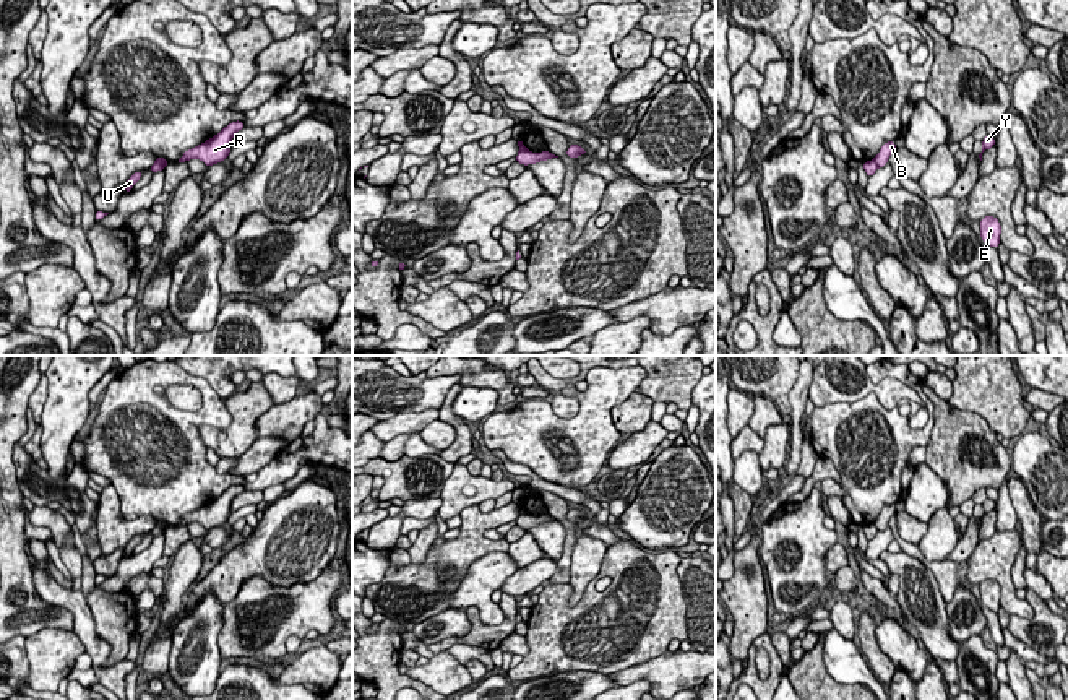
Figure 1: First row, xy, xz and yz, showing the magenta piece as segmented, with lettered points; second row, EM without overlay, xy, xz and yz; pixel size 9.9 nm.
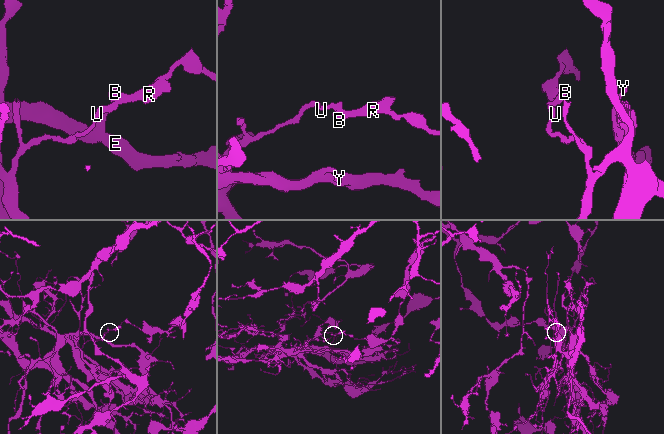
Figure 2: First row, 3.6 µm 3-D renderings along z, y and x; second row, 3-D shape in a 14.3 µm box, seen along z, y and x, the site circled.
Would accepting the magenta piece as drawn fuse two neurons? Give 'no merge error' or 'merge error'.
merge error

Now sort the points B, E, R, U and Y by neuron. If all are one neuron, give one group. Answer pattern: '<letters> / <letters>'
B R / E U Y

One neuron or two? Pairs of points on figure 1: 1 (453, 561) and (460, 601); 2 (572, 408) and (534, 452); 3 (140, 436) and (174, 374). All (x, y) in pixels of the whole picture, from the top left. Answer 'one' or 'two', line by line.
1: two
2: two
3: one

